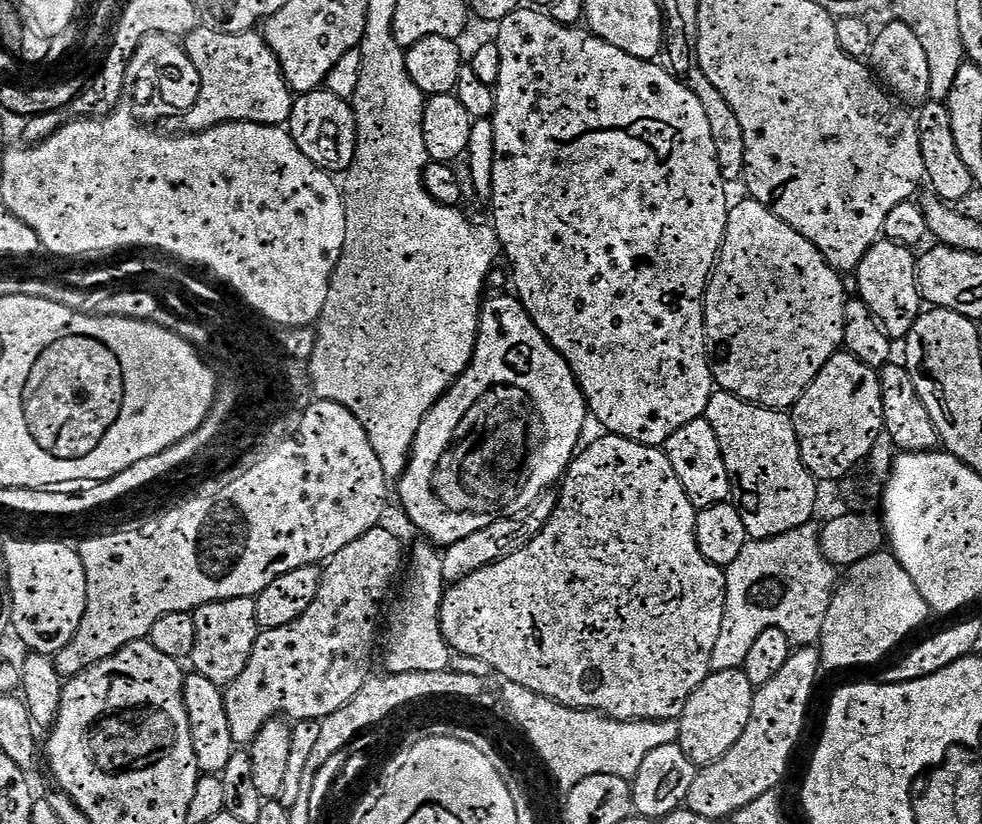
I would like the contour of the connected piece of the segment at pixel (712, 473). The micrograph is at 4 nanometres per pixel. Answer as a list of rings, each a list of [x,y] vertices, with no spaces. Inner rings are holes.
[[[701,418],[682,426],[682,430],[678,430],[678,434],[671,436],[662,447],[670,458],[670,466],[674,466],[674,474],[678,474],[678,482],[682,482],[697,510],[729,503],[734,492],[732,475],[726,470],[722,446],[718,446],[718,434],[714,434],[710,421]]]

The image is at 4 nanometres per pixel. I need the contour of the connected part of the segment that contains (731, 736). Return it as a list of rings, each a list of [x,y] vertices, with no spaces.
[[[735,668],[734,670],[722,670],[721,672],[712,672],[694,690],[694,694],[686,702],[684,712],[680,715],[680,739],[678,741],[681,748],[686,750],[686,754],[697,766],[713,764],[718,762],[734,746],[734,742],[745,739],[744,731],[749,722],[752,721],[752,711],[756,701],[757,689],[752,687],[750,678],[743,670]]]

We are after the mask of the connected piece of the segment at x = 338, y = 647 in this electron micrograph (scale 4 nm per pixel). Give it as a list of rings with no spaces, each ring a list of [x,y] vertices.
[[[382,526],[371,528],[366,534],[362,534],[362,538],[350,542],[346,550],[334,557],[330,564],[332,569],[321,579],[318,598],[314,598],[310,610],[306,610],[302,618],[298,618],[290,626],[261,631],[246,670],[242,670],[234,683],[227,685],[224,697],[230,730],[238,746],[250,746],[264,726],[280,717],[292,722],[322,721],[334,714],[334,710],[342,710],[342,706],[350,703],[358,690],[362,690],[362,686],[368,683],[373,675],[372,655],[375,652],[377,655],[378,652],[376,635],[379,632],[381,635],[382,621],[394,596],[392,587],[395,586],[396,579],[398,584],[406,564],[406,548],[404,552],[400,542],[400,536],[390,534],[390,530]]]

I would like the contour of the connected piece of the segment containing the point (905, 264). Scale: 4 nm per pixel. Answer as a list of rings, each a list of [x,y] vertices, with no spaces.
[[[881,238],[869,250],[866,258],[862,258],[854,273],[856,284],[860,287],[859,299],[864,300],[874,310],[889,336],[896,342],[907,338],[922,311],[920,287],[916,277],[917,259],[917,253],[911,247]]]

